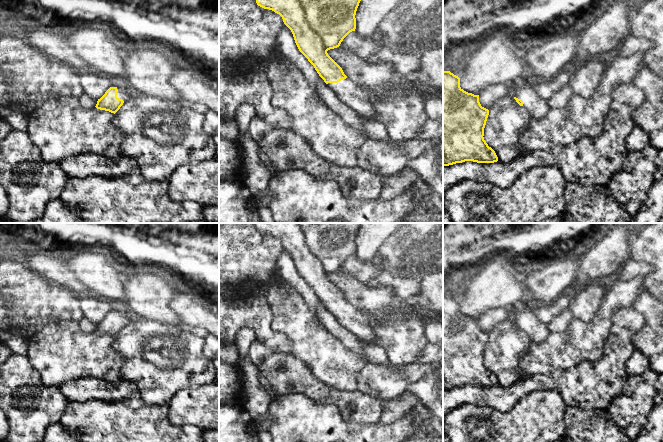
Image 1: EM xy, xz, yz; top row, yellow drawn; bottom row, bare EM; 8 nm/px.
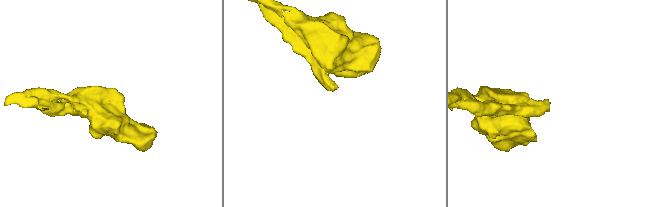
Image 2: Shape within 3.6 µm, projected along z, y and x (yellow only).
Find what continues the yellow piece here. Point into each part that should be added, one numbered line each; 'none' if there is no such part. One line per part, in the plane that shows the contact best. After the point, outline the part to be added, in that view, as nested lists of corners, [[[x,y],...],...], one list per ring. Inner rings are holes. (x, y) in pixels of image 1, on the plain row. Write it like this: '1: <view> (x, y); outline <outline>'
1: xz (350, 317); outline [[[346,302],[338,307],[327,308],[338,323],[353,333],[360,340],[367,343],[377,344],[378,339],[372,326],[369,316],[350,303]]]

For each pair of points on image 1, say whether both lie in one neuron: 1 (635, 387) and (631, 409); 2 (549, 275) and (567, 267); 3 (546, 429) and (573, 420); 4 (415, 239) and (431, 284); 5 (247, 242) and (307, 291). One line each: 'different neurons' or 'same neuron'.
1: same neuron
2: same neuron
3: different neurons
4: different neurons
5: different neurons

